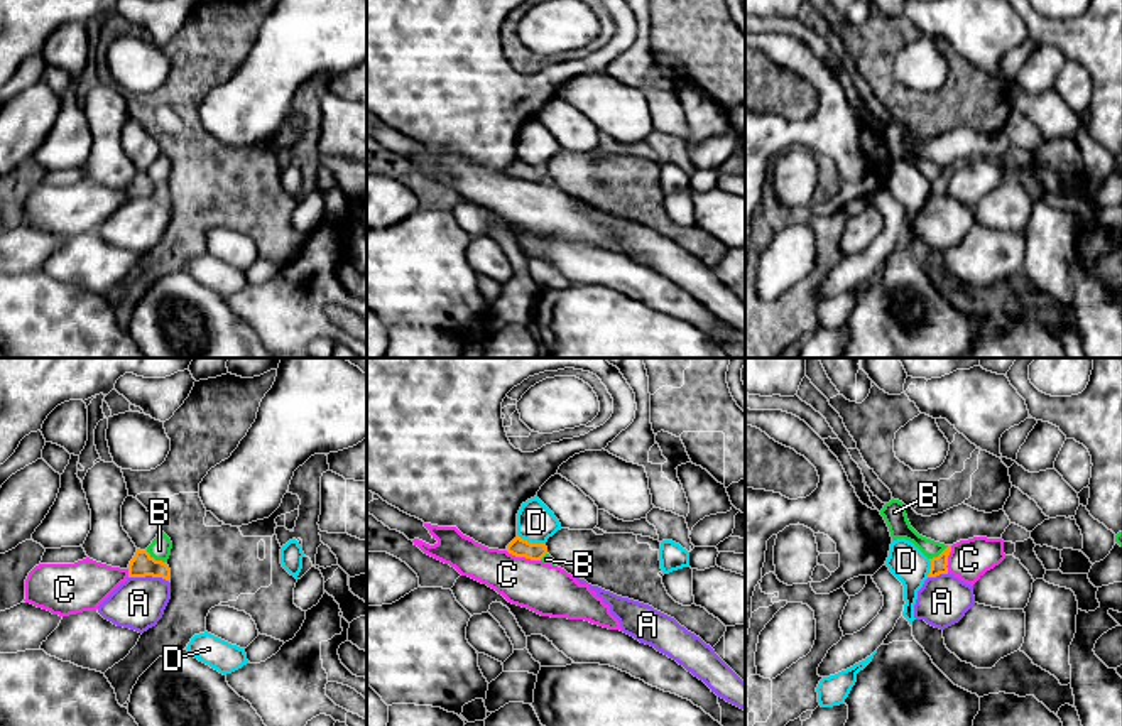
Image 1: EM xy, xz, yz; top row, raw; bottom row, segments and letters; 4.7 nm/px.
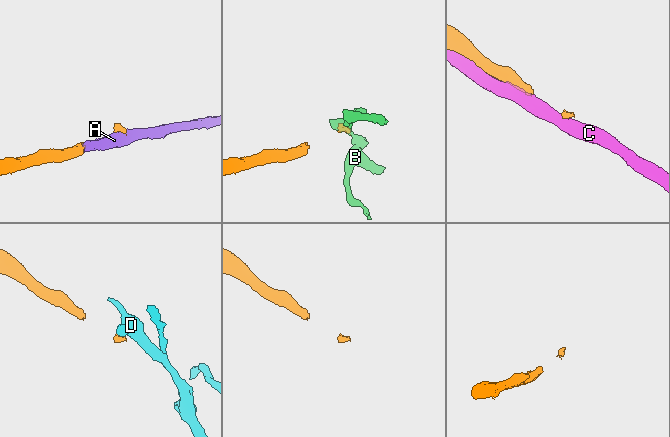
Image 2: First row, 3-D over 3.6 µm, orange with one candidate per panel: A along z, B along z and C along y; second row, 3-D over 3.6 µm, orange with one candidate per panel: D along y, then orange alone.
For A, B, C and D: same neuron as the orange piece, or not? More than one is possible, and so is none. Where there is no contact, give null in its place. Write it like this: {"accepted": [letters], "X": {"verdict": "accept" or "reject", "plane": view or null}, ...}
{"accepted": ["A"], "A": {"verdict": "accept", "plane": "xy"}, "B": {"verdict": "reject", "plane": "xy"}, "C": {"verdict": "reject", "plane": "xz"}, "D": {"verdict": "reject", "plane": "xz"}}

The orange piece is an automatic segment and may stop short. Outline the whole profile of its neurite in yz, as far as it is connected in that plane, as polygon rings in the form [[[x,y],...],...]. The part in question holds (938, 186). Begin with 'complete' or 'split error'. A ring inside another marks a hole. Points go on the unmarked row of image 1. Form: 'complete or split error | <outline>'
split error | [[[951,167],[929,181],[931,191],[914,226],[914,240],[940,252],[958,245],[975,226],[973,208],[948,194],[950,174]]]

